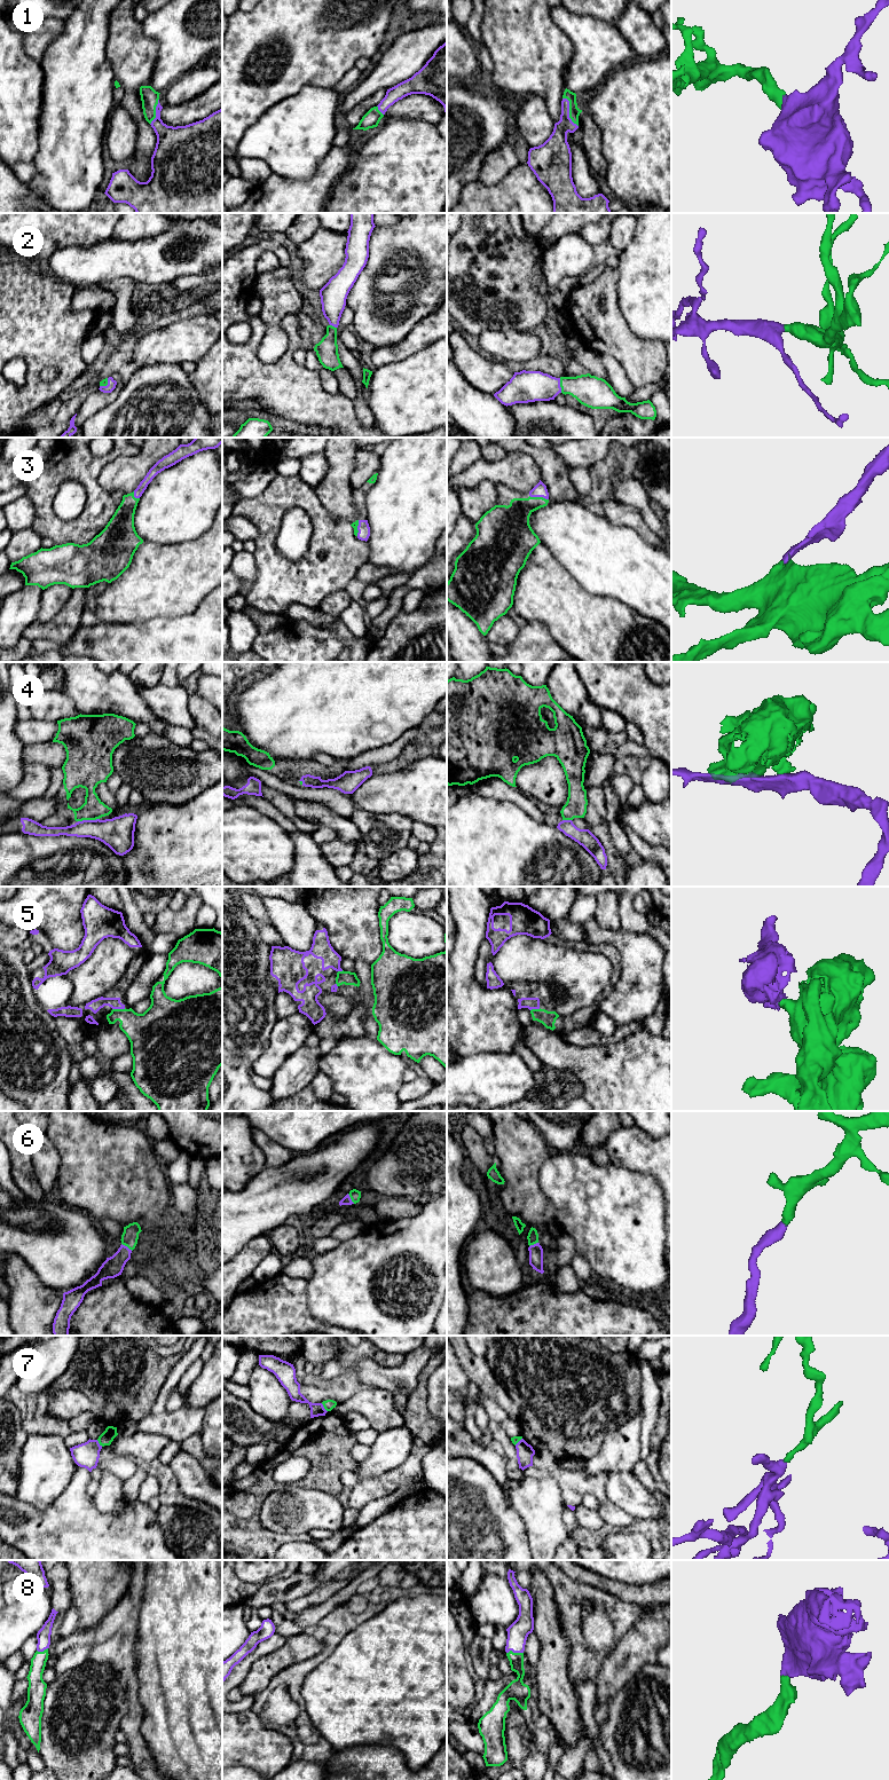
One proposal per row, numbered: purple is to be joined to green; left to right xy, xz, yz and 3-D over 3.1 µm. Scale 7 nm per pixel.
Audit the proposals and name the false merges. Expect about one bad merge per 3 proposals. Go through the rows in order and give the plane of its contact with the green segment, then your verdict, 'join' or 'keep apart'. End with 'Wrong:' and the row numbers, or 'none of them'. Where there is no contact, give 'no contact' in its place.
1: meets green in yz; join
2: meets green in yz; join
3: meets green in yz; join
4: meets green in xy; join
5: meets green in xy; join
6: meets green in xy; join
7: meets green in xz; keep apart
8: meets green in yz; join
Wrong: 7

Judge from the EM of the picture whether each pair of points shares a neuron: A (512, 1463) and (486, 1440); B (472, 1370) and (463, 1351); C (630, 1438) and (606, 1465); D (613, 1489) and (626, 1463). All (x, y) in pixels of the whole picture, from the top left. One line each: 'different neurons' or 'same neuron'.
A: different neurons
B: same neuron
C: same neuron
D: different neurons

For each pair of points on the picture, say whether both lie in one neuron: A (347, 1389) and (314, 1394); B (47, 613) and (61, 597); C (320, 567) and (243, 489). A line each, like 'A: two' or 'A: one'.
A: one
B: one
C: two

